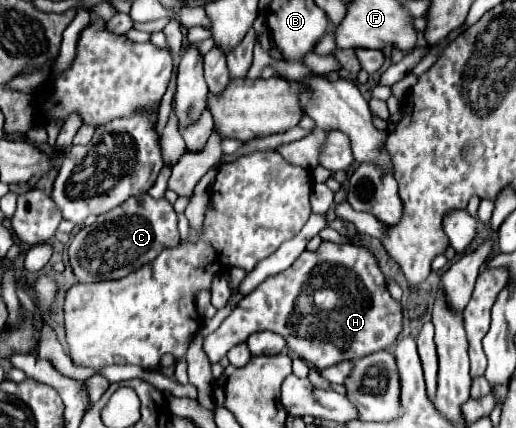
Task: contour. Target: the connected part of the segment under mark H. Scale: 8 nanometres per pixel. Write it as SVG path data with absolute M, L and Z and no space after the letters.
M323 241L317 251L303 251L289 269L267 277L255 291L251 291L221 323L221 327L205 337L205 353L209 355L211 363L217 363L231 347L245 343L249 335L257 331L273 331L287 341L287 347L299 359L311 363L317 371L323 371L331 365L357 361L369 353L395 345L401 329L403 305L389 295L385 287L385 275L381 273L377 259L369 253L369 249L361 245L337 245Z

